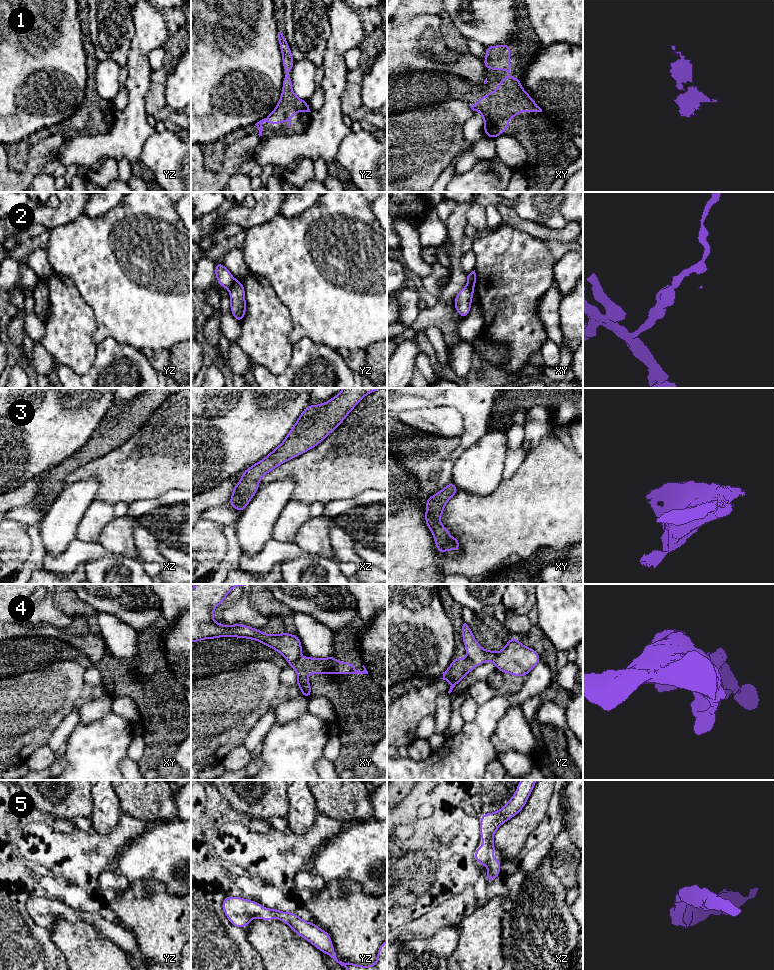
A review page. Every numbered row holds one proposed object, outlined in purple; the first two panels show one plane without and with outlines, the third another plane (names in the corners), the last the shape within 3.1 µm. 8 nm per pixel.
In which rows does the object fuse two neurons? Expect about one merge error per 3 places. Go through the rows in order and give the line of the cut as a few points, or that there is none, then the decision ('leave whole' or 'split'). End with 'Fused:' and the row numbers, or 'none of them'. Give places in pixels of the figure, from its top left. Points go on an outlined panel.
1: cut none; leave whole
2: cut yz (234, 279), (229, 289); split
3: cut none; leave whole
4: cut xy (300, 656), (293, 663), (289, 664); split
5: cut none; leave whole
Fused: 2, 4

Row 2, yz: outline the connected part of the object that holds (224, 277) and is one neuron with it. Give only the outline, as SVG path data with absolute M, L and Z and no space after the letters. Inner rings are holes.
M221 262L215 263L215 277L219 285L226 289L230 289L233 285L234 277Z

